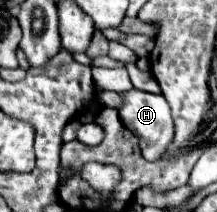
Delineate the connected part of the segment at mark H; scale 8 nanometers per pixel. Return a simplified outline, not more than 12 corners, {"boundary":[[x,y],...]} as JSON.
{"boundary":[[130,89],[120,119],[148,161],[166,153],[174,127],[162,95]]}

